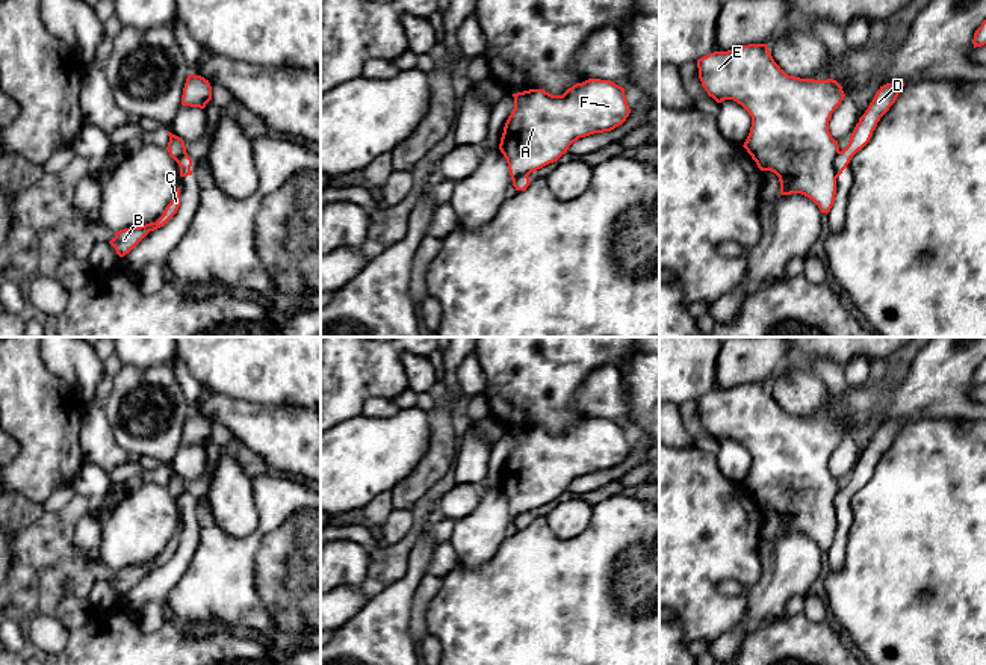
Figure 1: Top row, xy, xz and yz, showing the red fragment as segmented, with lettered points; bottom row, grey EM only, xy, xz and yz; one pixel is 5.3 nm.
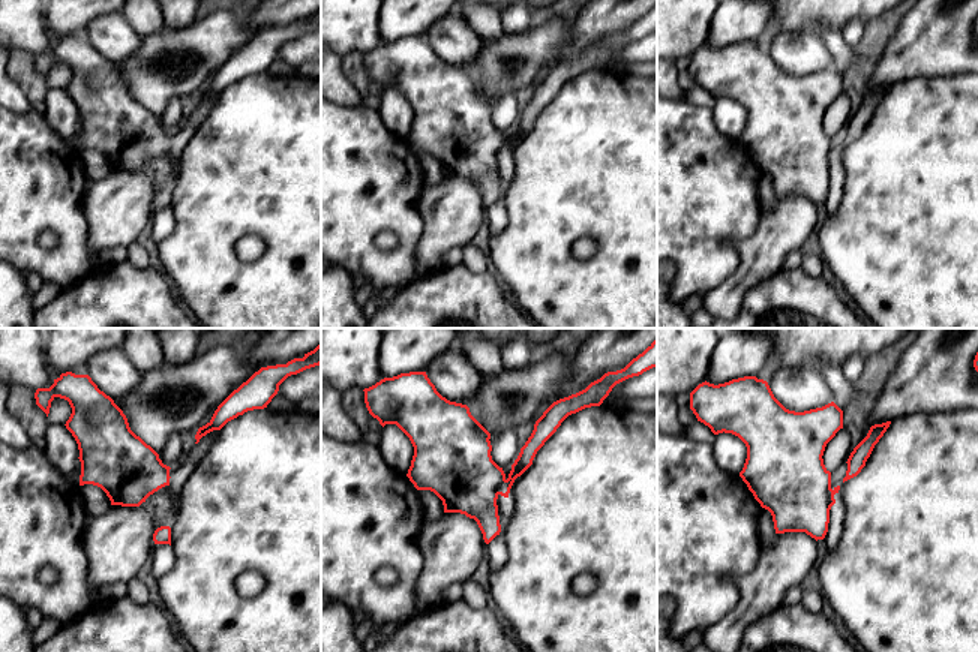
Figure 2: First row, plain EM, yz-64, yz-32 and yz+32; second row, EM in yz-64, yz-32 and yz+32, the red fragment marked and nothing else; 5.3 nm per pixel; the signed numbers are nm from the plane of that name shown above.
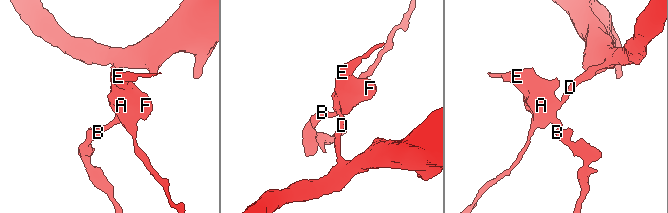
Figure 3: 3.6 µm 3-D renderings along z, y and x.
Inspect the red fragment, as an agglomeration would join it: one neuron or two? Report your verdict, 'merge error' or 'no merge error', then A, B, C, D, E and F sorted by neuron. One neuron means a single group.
merge error; groups A B C E F / D

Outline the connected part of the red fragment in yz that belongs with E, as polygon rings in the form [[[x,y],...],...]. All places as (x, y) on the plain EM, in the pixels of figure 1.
[[[749,382],[727,390],[714,390],[697,399],[702,425],[717,441],[733,438],[752,455],[744,487],[761,509],[779,515],[780,532],[802,532],[811,537],[821,552],[829,552],[836,534],[838,479],[829,470],[829,459],[845,432],[833,419],[814,419],[788,414],[773,397],[767,382]]]

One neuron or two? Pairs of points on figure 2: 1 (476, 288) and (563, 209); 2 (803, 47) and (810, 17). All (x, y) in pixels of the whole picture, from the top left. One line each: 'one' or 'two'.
1: two
2: two

